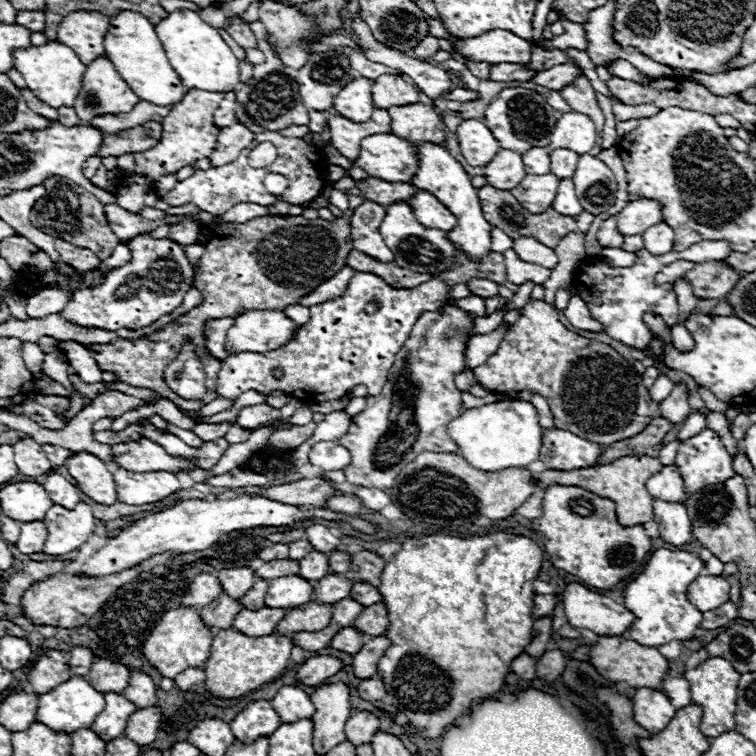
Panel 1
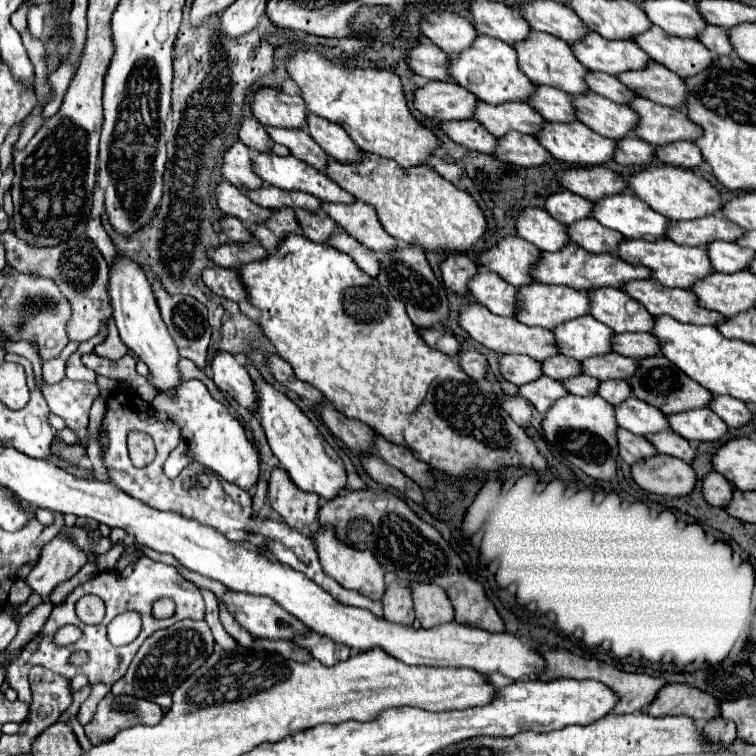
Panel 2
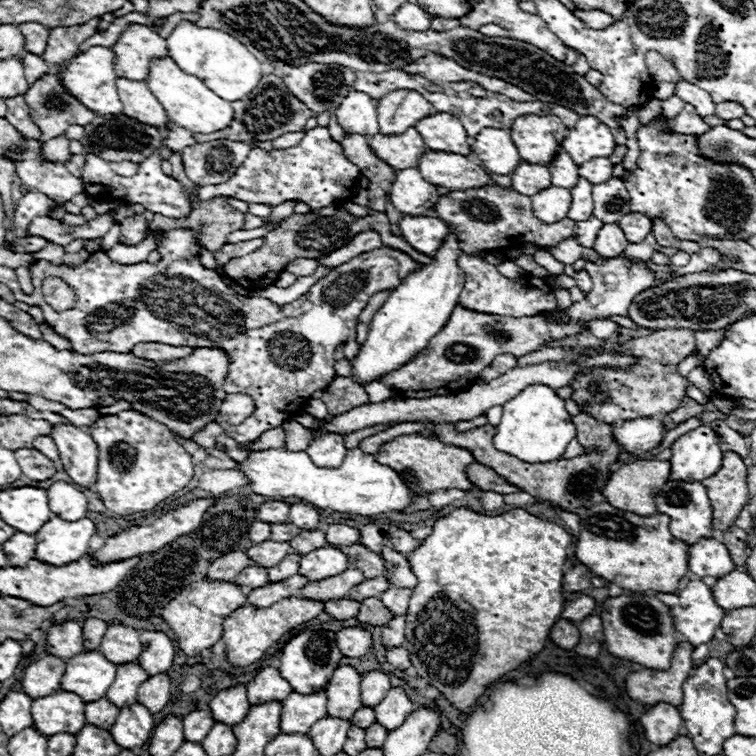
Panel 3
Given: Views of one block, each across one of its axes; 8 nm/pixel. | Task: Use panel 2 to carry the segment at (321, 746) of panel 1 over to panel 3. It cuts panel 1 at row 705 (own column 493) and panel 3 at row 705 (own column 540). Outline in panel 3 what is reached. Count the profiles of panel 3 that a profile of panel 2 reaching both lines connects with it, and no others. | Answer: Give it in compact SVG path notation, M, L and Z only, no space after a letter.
M338 666L324 688L328 694L328 714L336 718L352 718L362 706L360 702L362 674L354 666Z

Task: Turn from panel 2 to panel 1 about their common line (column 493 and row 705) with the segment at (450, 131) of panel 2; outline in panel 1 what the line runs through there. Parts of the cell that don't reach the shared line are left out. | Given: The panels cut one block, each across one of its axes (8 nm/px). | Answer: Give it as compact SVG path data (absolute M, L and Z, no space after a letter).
M132 672L132 678L124 690L124 696L130 702L136 702L136 708L146 708L156 704L156 686L154 680L144 672Z

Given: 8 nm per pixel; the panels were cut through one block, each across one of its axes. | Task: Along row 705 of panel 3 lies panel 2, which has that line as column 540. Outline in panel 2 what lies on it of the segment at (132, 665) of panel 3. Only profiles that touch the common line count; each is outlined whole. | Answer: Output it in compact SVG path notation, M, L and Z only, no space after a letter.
M478 102L474 120L478 120L494 136L506 136L516 130L522 134L538 134L544 126L544 118L528 102L508 102L508 104L486 104Z

